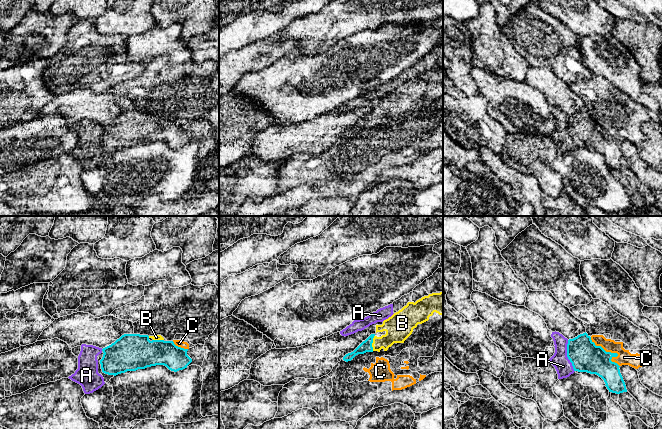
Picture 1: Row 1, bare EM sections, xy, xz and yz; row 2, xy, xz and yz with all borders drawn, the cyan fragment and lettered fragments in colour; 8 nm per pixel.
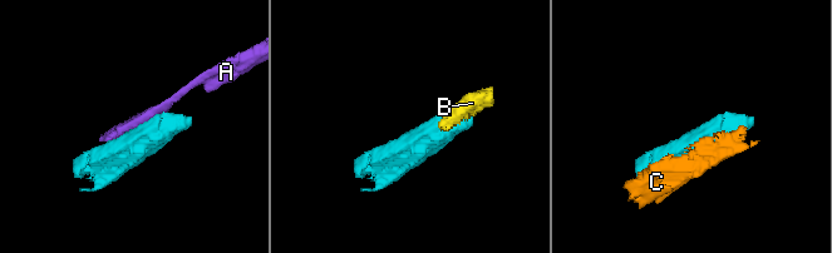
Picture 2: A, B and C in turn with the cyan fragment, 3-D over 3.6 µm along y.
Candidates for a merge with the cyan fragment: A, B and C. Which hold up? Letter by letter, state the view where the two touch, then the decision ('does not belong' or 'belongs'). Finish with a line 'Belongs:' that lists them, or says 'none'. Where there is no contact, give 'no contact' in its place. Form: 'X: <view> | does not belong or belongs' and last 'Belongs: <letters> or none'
A: yz | does not belong
B: xz | belongs
C: yz | does not belong
Belongs: B

